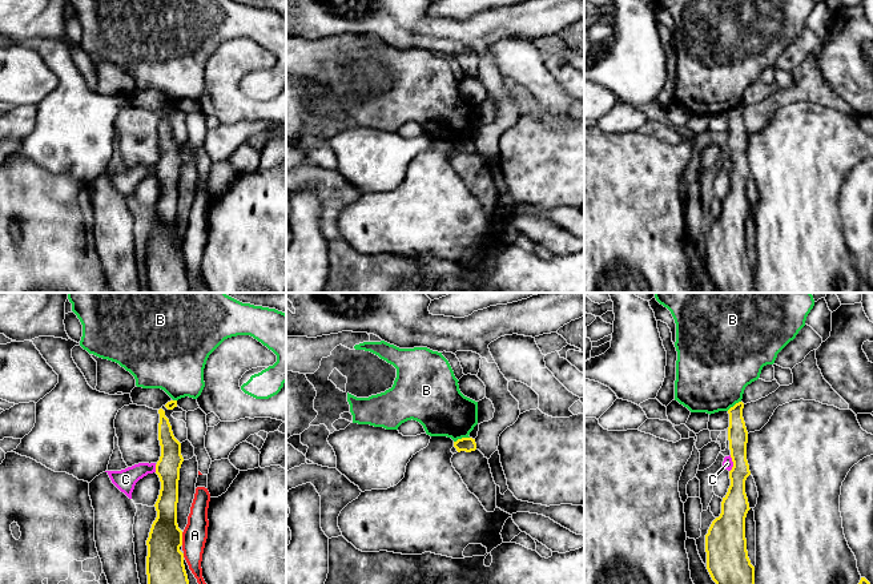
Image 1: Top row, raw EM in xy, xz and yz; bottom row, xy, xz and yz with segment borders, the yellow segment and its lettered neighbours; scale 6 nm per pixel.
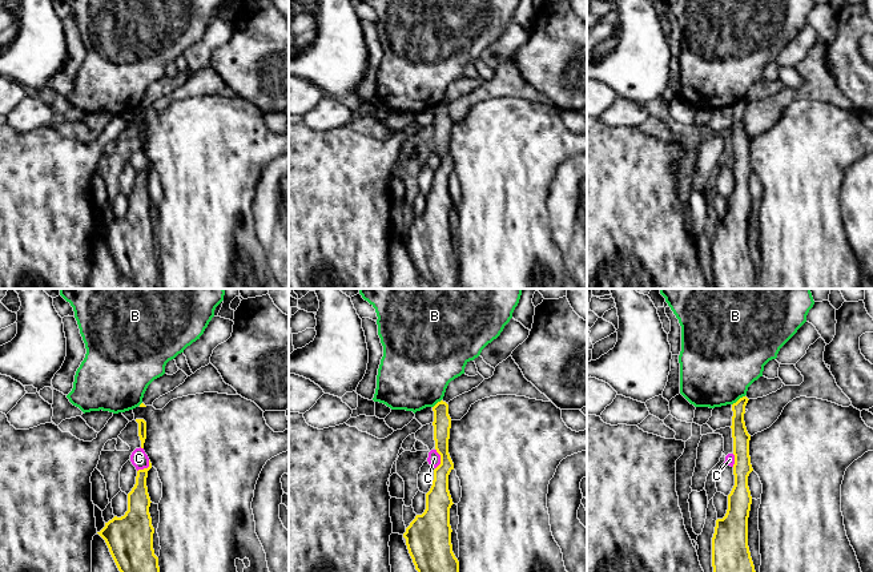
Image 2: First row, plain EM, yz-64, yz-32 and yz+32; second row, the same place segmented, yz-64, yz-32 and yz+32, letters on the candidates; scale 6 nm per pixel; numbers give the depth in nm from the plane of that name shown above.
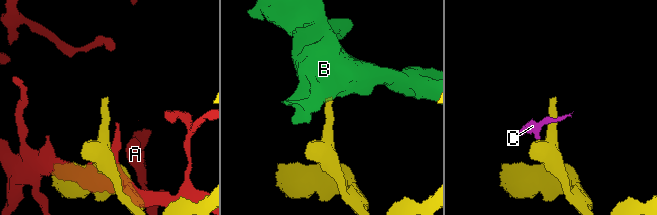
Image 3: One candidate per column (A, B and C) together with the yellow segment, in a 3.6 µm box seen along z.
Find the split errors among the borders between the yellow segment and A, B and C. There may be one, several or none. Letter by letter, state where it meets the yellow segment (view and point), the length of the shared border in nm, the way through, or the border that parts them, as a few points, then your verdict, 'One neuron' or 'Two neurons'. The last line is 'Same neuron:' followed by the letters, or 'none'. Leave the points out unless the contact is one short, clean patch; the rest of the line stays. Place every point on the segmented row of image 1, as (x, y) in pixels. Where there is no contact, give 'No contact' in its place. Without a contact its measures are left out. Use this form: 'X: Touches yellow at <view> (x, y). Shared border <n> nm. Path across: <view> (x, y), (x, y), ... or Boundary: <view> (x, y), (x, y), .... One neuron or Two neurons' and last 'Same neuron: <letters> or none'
A: Touches yellow at xy (181, 539). Shared border 80 nm. Two neurons
B: Touches yellow at xz (462, 438). Shared border 100 nm. Boundary: xz (469, 437), (462, 437), (454, 442). Two neurons
C: Touches yellow at yz (733, 463). Shared border 100 nm. Boundary: yz (731, 455), (732, 468), (729, 471). Two neurons
Same neuron: none

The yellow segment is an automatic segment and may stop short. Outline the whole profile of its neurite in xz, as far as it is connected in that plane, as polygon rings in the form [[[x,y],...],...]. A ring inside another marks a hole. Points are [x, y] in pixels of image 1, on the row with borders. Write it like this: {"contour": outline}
{"contour": [[[462,438],[454,442],[454,447],[456,448],[458,452],[460,451],[471,452],[476,450],[476,443],[475,439],[472,438]]]}

